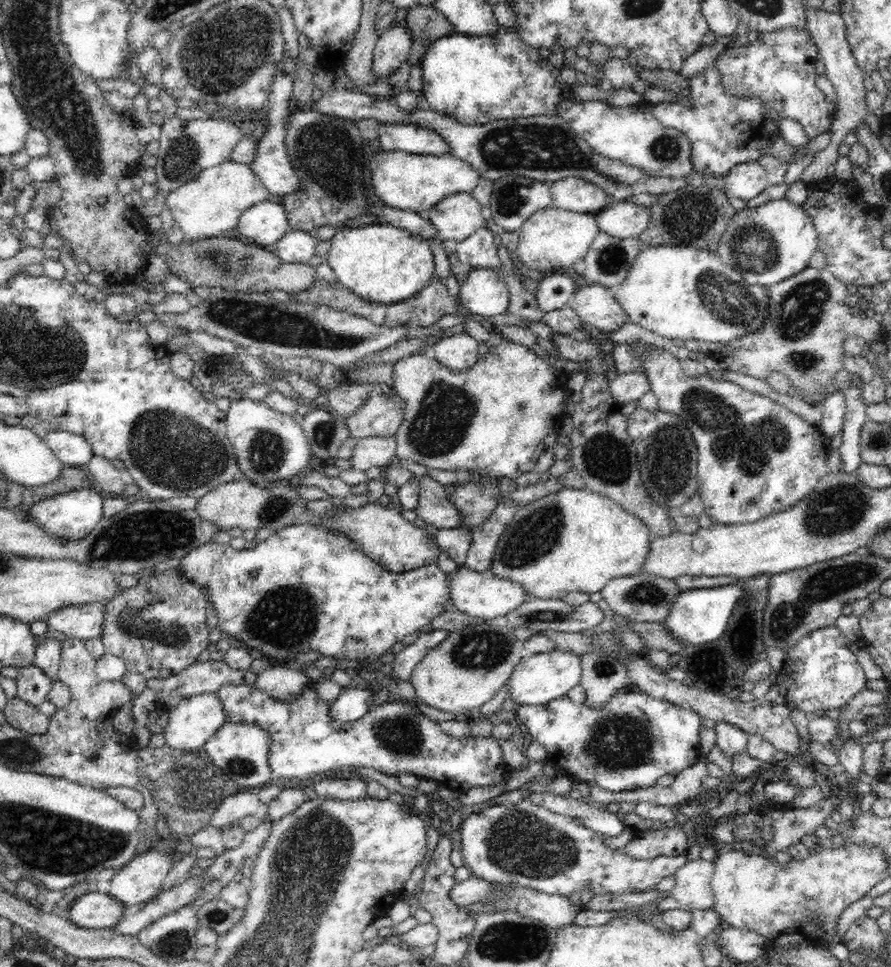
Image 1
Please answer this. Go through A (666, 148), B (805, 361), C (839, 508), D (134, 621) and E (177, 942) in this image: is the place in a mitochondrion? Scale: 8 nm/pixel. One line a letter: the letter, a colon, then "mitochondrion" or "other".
A: mitochondrion
B: mitochondrion
C: mitochondrion
D: mitochondrion
E: mitochondrion

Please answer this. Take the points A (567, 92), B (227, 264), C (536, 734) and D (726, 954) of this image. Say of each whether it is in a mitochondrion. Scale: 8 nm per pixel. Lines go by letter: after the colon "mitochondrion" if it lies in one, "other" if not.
A: other
B: mitochondrion
C: other
D: other

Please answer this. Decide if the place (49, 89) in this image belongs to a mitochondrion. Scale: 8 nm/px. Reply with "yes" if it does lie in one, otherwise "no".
yes

